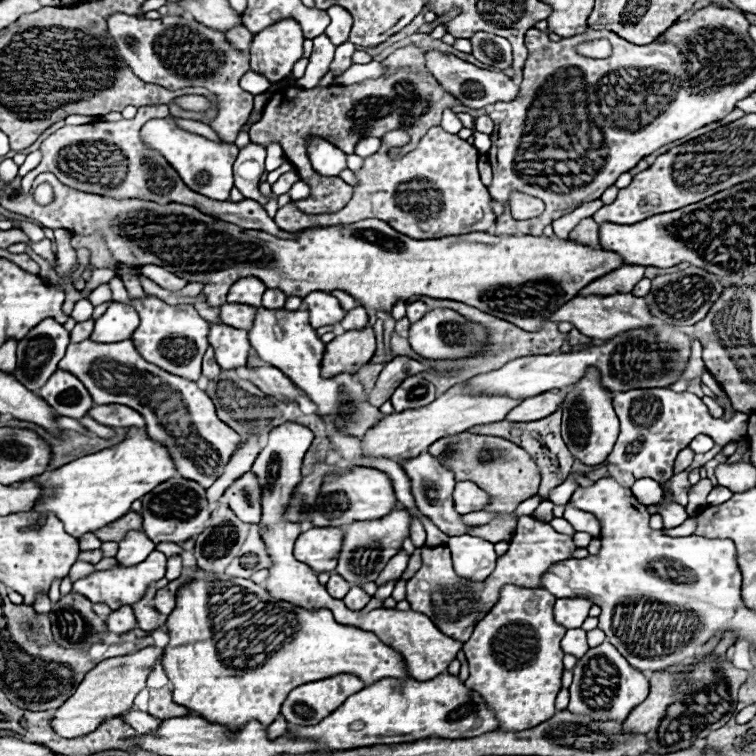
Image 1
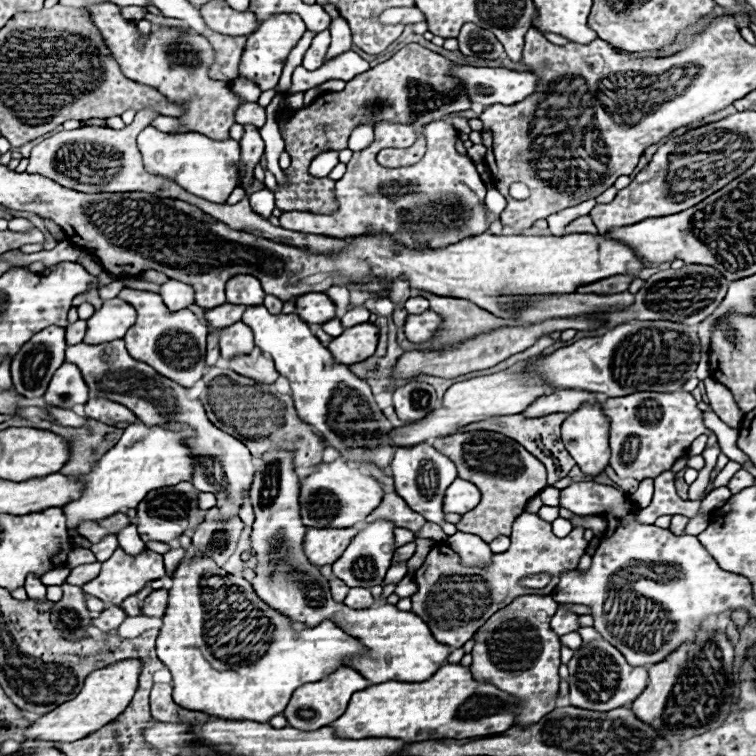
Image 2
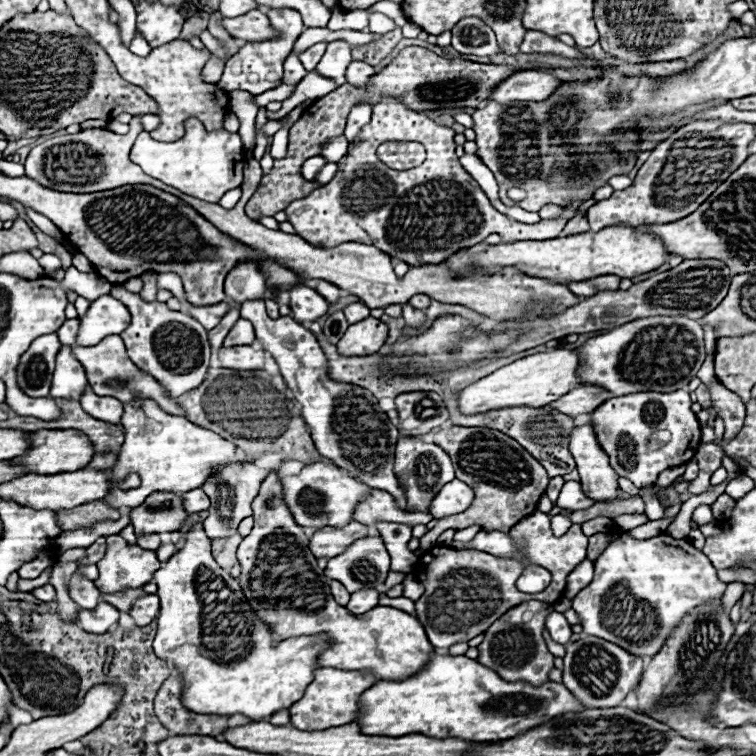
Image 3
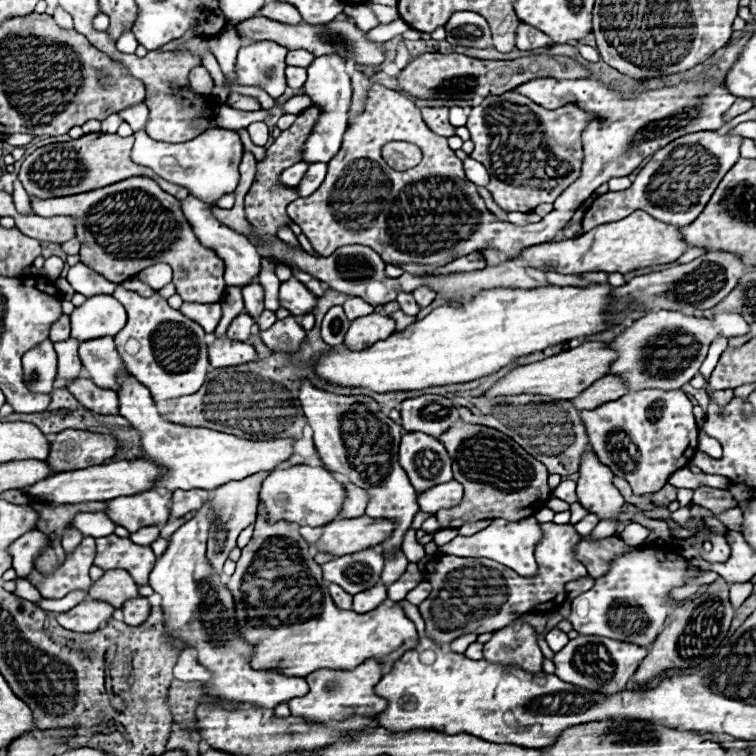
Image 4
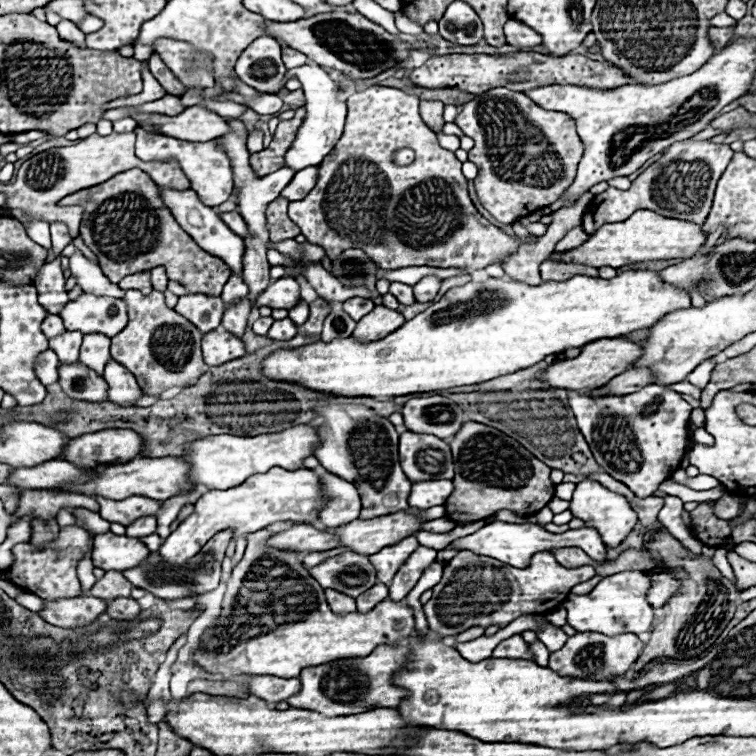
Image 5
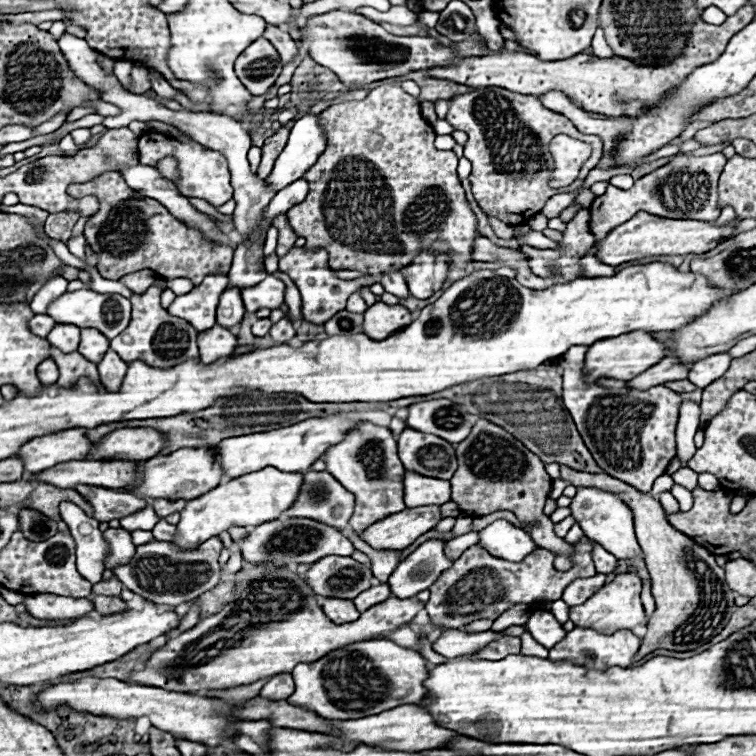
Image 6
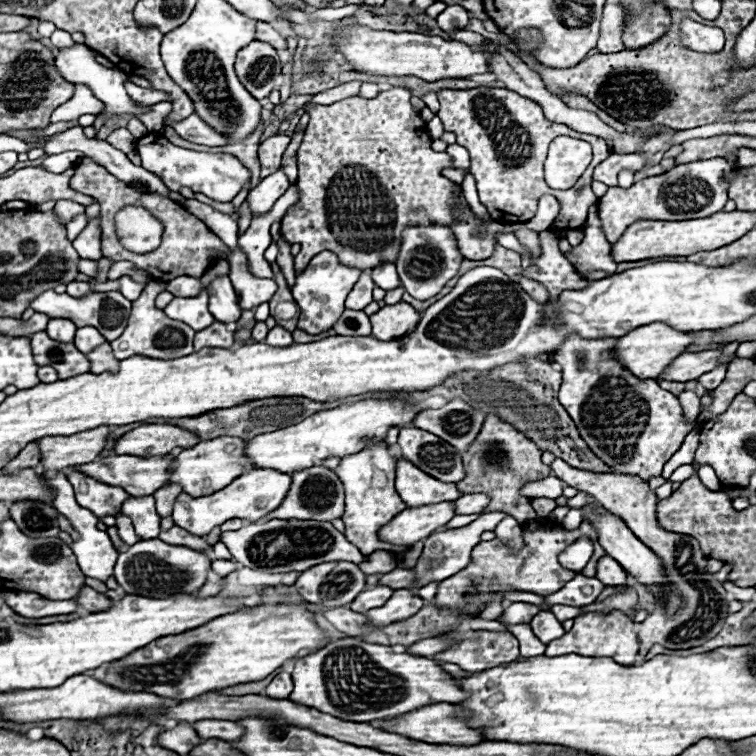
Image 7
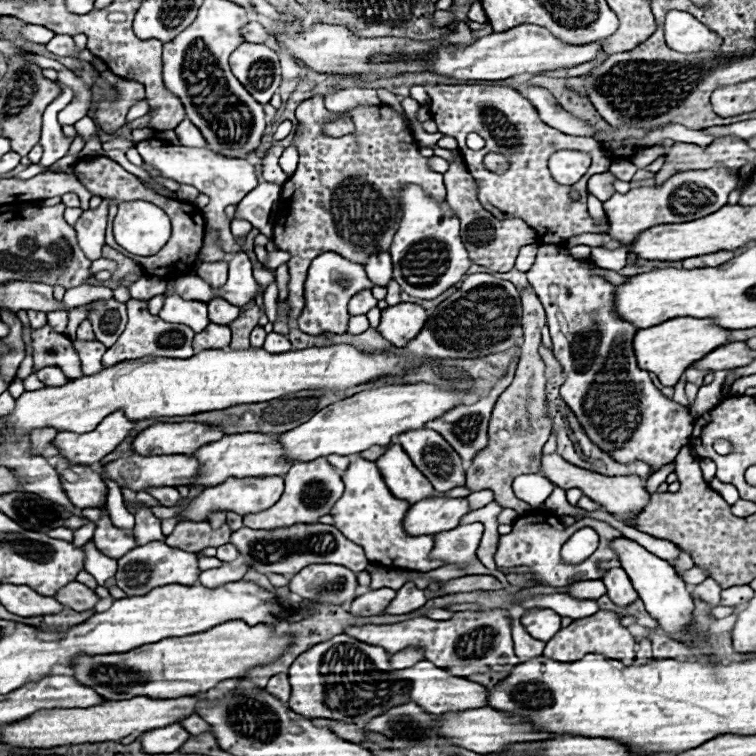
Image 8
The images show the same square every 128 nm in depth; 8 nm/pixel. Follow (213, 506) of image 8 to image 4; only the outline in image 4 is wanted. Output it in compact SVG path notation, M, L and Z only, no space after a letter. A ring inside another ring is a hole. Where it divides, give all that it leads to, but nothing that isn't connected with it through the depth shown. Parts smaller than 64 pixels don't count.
M290 466L290 468L276 468L272 470L260 486L260 504L258 510L266 512L266 520L272 524L278 520L290 520L298 522L300 526L324 526L332 522L342 508L342 502L346 498L346 492L342 488L342 482L334 480L332 474L322 466ZM206 500L200 510L194 514L192 520L182 524L172 534L166 552L156 560L150 574L150 586L154 588L154 592L162 596L162 610L166 614L168 636L180 638L186 646L194 646L198 650L200 664L206 666L210 672L214 672L214 680L206 684L210 698L248 702L262 708L276 708L278 704L288 702L294 696L304 696L308 692L308 684L304 678L282 676L278 672L252 670L248 664L250 662L248 656L252 654L252 648L236 634L230 622L232 610L226 610L226 614L210 610L214 604L218 604L218 594L222 592L222 588L214 590L212 580L216 580L218 576L212 572L212 568L206 562L206 540L210 530L210 520L208 520L210 500Z

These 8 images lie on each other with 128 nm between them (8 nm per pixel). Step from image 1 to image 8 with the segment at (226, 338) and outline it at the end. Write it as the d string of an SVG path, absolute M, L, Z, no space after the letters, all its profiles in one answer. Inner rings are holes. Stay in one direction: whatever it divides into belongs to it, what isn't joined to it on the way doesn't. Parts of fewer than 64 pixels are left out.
M204 262L198 268L198 276L202 276L206 282L210 282L214 288L218 288L228 278L228 262ZM208 302L208 312L210 312L210 322L226 326L232 320L238 318L238 314L242 312L242 308L229 302Z

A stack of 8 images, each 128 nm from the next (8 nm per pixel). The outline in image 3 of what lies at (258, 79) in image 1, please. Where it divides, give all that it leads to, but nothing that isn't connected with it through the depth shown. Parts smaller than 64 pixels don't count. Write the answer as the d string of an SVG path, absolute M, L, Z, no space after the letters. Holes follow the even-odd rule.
M230 92L230 110L240 118L240 136L246 148L246 156L254 150L254 118L258 114L258 106L252 102L252 94L248 92Z

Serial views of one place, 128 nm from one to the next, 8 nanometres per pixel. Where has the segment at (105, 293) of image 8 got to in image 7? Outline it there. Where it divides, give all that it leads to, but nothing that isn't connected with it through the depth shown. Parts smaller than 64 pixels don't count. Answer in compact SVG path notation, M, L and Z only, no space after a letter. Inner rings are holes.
M72 282L72 284L68 286L66 294L72 296L72 298L82 298L82 296L86 296L86 294L92 294L92 288L90 288L88 282Z

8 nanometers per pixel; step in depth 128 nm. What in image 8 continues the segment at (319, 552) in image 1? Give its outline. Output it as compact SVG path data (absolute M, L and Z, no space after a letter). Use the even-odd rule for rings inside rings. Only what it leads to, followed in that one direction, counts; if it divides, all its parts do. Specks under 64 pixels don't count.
M432 496L412 504L404 518L404 528L410 536L438 534L456 528L468 512L470 512L468 498Z

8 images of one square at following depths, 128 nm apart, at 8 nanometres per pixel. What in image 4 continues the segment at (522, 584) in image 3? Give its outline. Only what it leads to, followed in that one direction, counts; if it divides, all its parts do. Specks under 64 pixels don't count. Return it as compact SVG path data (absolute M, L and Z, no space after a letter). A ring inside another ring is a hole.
M534 516L518 522L508 522L502 518L492 520L492 524L472 536L456 536L452 542L444 544L438 548L436 556L450 554L450 556L460 556L460 558L490 558L496 560L512 570L516 570L520 576L532 577L536 575L538 566L534 560L534 548L538 546L538 540L542 540L542 528L536 522Z

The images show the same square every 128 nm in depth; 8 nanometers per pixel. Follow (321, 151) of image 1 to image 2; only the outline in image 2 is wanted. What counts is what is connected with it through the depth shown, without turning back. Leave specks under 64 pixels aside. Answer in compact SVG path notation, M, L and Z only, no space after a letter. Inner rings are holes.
M322 152L312 160L310 174L316 178L324 178L334 168L334 164L338 164L338 152Z

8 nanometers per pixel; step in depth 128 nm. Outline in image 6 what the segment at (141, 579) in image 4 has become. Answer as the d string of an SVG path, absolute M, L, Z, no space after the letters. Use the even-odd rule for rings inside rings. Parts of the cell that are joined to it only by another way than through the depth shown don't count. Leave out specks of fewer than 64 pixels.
M108 528L104 532L104 538L110 544L110 556L106 558L106 568L112 570L120 564L126 564L134 556L136 546L132 544L130 532L126 532L124 528Z

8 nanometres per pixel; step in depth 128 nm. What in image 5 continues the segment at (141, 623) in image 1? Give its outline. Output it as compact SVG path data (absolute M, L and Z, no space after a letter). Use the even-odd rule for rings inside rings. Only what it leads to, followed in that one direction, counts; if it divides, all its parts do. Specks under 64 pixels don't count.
M110 570L100 578L88 592L88 596L102 598L102 600L114 600L114 598L128 598L132 590L132 584L122 576L122 572Z

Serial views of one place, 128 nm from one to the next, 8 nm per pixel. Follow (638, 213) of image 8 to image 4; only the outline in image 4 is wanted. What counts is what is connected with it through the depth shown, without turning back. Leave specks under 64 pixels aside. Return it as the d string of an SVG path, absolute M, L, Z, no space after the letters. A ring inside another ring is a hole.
M710 130L694 132L670 142L652 156L652 160L640 170L640 174L636 176L636 180L628 190L608 192L592 202L582 220L584 232L596 228L598 224L618 222L634 210L650 212L650 216L654 216L656 220L666 220L666 224L678 224L678 226L692 224L702 214L702 208L708 204L710 196L714 194L724 174L740 158L740 142L742 142L740 136L720 136ZM684 148L686 152L680 158L676 158L678 156L676 152Z

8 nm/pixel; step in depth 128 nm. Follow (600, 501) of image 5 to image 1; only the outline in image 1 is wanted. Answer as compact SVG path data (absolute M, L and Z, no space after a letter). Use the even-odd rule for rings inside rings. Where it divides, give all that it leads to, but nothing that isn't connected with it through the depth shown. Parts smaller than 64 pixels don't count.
M590 368L578 384L570 386L570 392L562 404L562 410L564 410L562 438L568 450L572 452L572 456L588 466L602 464L614 448L614 442L620 432L620 424L612 408L612 394L600 384L598 370Z

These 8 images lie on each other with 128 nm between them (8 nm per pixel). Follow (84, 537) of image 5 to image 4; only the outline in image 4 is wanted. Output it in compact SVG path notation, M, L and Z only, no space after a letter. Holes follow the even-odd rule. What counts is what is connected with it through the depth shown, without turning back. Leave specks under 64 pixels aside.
M86 536L82 538L80 546L66 554L64 562L52 572L52 574L42 574L42 572L30 572L26 580L38 588L42 598L48 600L58 600L64 598L72 590L88 590L92 580L88 576L88 568L94 564L96 556L96 544L94 538Z

